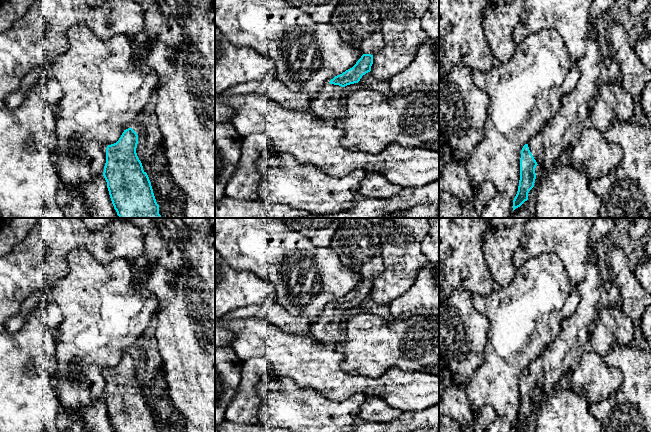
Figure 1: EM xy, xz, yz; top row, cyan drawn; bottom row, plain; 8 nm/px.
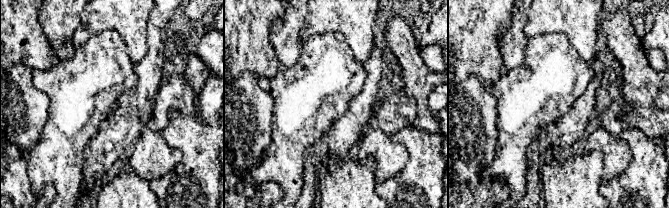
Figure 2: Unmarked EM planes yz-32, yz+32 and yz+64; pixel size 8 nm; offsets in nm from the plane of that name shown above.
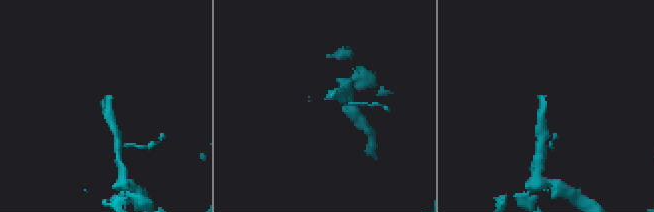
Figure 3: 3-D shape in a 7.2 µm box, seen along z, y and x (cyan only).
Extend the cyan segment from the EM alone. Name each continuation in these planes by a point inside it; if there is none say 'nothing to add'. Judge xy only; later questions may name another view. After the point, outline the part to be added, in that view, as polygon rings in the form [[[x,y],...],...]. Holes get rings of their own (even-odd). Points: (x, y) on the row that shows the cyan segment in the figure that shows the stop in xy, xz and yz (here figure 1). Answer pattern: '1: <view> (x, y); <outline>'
nothing to add

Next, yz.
1: yz (553, 141); [[[593,0],[589,14],[587,49],[585,55],[576,62],[579,71],[576,87],[561,98],[559,110],[528,142],[531,154],[543,169],[551,168],[568,154],[582,128],[589,122],[601,63],[600,46],[593,25],[604,14],[608,14],[615,3],[616,0]]]

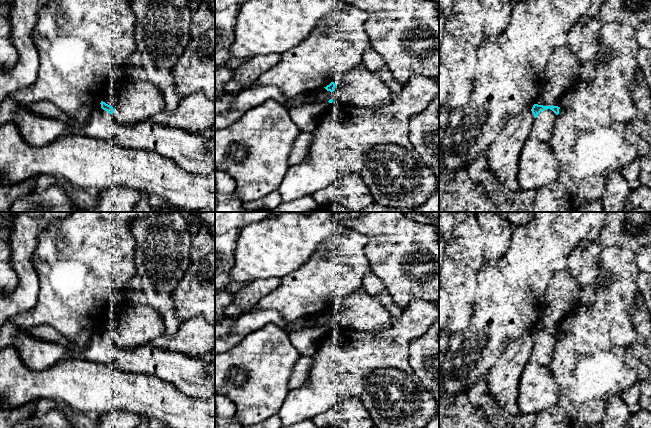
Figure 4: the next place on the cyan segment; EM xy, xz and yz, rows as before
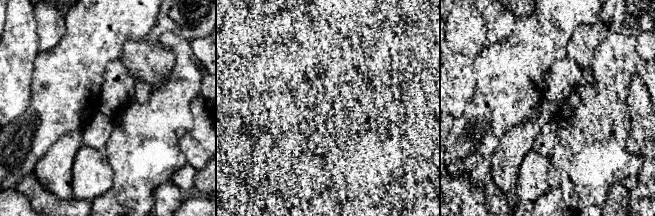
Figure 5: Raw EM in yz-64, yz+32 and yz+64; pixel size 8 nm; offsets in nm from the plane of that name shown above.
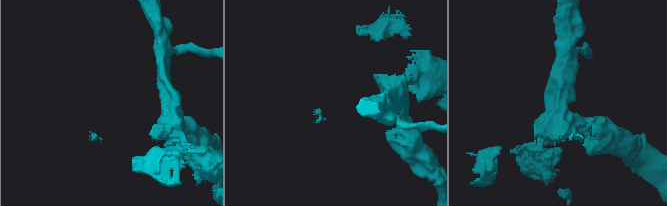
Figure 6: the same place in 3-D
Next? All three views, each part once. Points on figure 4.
1: yz (542, 128); [[[550,109],[540,112],[533,121],[529,131],[529,137],[548,143],[552,137],[557,116]]]

